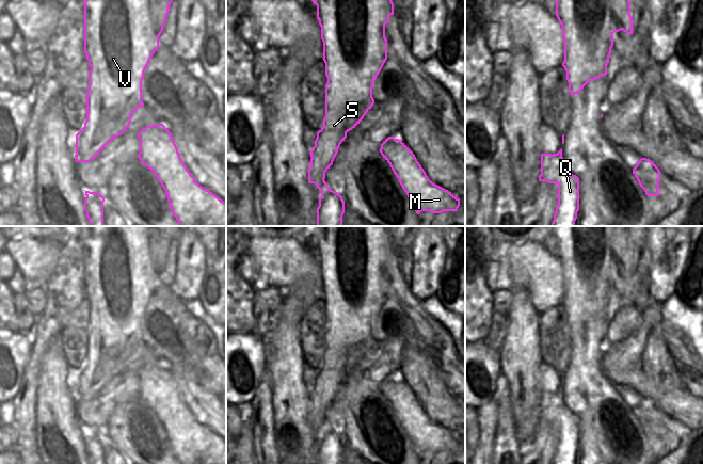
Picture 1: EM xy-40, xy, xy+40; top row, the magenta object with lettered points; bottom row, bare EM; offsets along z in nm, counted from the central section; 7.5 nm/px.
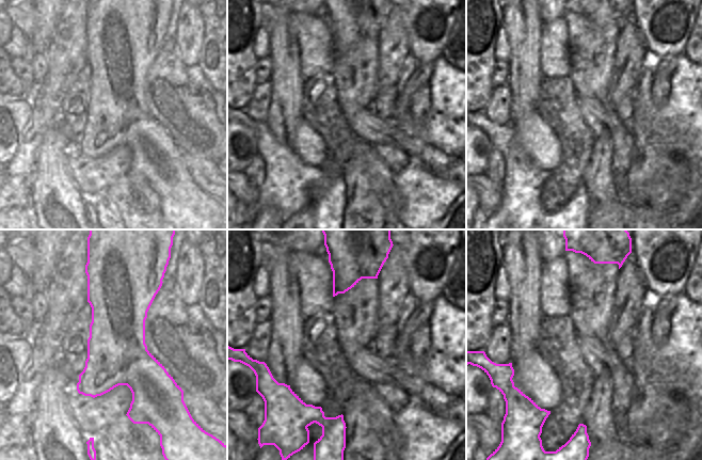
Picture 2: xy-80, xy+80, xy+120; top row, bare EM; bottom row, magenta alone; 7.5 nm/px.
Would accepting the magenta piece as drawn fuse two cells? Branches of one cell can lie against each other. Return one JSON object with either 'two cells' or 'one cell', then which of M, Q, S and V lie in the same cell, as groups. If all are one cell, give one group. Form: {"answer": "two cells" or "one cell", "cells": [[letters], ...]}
{"answer": "two cells", "cells": [["M", "S", "V"], ["Q"]]}

